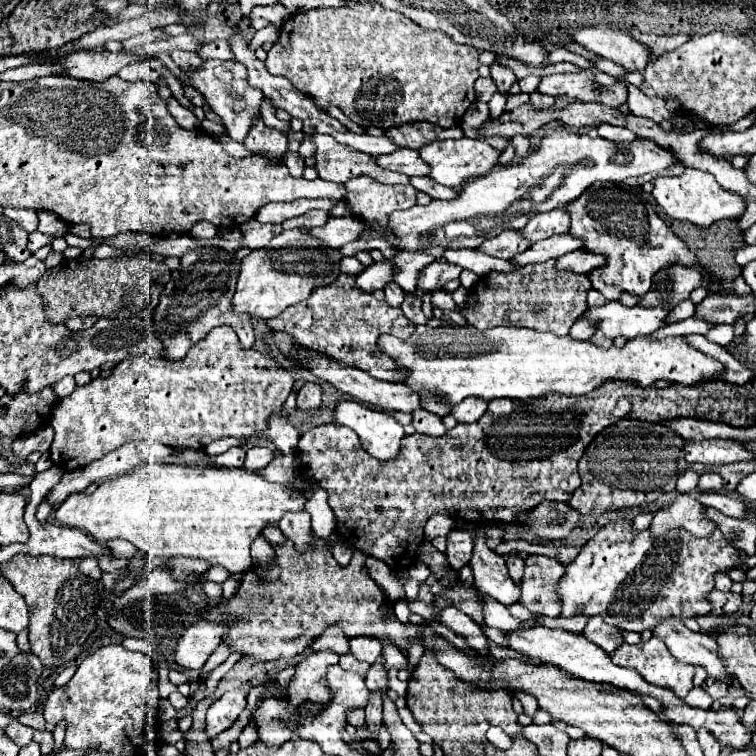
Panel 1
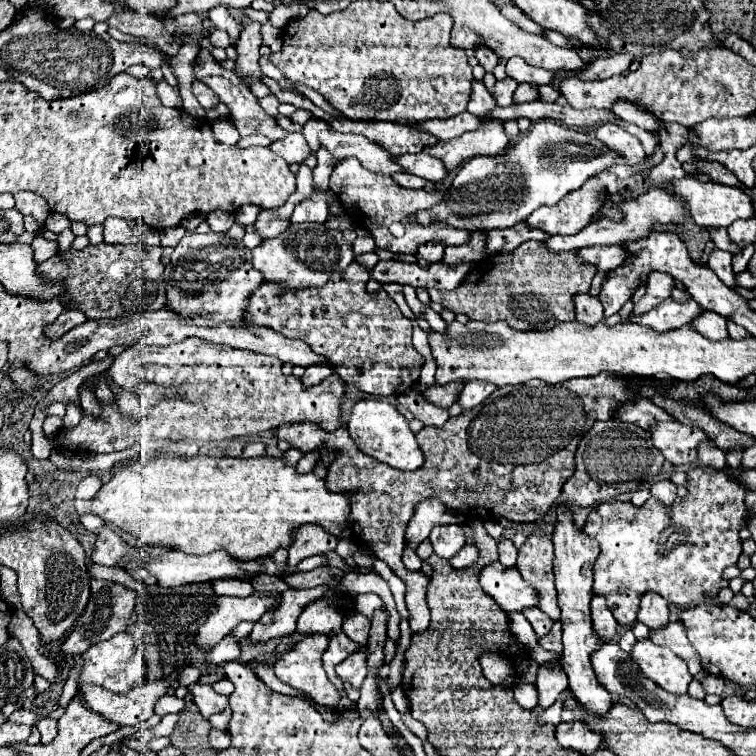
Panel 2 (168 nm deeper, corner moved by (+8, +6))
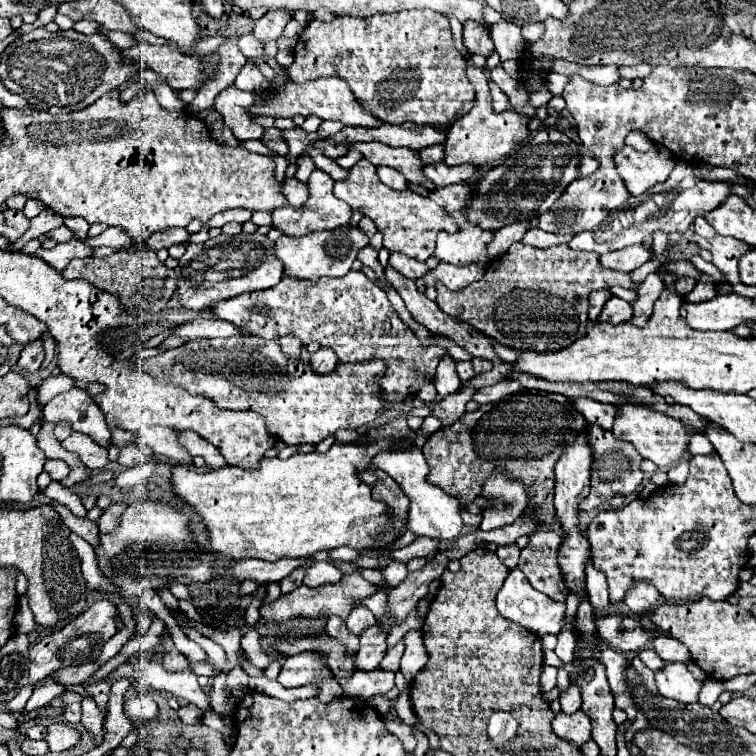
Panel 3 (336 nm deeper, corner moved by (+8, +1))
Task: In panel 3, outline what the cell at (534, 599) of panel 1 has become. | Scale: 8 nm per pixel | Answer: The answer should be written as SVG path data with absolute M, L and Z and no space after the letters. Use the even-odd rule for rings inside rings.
M540 529L530 537L530 543L522 549L518 569L526 575L534 589L542 591L554 601L564 601L568 597L562 585L562 575L556 565L558 545L562 543L560 531Z

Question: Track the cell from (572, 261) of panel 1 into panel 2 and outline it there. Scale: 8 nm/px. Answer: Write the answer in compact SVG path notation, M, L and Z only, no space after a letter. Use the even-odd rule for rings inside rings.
M588 246L588 248L582 248L578 256L584 262L594 264L598 270L610 272L612 268L618 268L628 254L626 254L626 248L620 248L620 246Z

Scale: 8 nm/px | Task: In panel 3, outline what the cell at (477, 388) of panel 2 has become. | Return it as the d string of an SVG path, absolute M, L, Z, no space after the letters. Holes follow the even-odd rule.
M508 379L508 381L500 381L492 387L482 387L474 393L472 401L476 401L478 405L484 405L484 403L494 403L494 401L502 401L506 399L508 395L516 393L516 391L522 391L522 385L514 379Z

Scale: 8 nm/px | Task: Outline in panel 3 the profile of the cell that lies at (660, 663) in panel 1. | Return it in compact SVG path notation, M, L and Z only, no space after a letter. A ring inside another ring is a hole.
M666 663L654 675L658 693L678 703L696 703L702 681L698 681L684 663Z

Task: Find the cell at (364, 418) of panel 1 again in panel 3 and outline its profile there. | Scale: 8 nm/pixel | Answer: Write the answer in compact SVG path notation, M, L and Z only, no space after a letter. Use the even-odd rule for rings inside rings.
M408 413L400 415L398 419L388 421L382 427L374 427L374 429L366 431L366 435L362 435L356 443L358 445L370 445L370 447L376 445L378 441L394 443L392 449L380 449L380 453L376 453L372 457L372 461L374 461L372 465L386 471L402 487L402 491L408 495L408 499L410 499L408 531L412 531L418 537L426 535L426 537L436 537L440 541L454 541L460 537L460 531L464 527L462 517L460 517L460 503L456 497L450 497L442 489L426 483L428 465L426 465L426 459L422 455L422 447L418 445L418 433L412 431L406 421L408 421Z

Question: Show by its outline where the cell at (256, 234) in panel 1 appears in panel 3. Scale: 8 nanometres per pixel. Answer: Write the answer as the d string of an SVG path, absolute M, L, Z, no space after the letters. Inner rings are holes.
M314 169L310 179L308 179L310 203L306 203L306 209L298 211L298 209L290 209L290 205L286 205L282 209L272 211L272 227L282 231L282 235L302 237L302 235L306 235L310 231L316 231L316 229L336 229L336 227L348 225L350 217L352 217L352 209L346 205L346 201L334 197L332 185L334 185L334 179L328 173L324 173L320 169Z

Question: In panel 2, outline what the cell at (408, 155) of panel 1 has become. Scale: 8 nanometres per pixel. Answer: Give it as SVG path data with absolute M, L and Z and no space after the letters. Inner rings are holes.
M420 152L420 154L404 154L404 156L398 156L396 160L398 160L398 164L406 172L416 174L416 176L422 176L424 180L430 180L434 184L442 182L448 176L446 168L442 168L442 160L436 160L434 156L430 156L426 152Z

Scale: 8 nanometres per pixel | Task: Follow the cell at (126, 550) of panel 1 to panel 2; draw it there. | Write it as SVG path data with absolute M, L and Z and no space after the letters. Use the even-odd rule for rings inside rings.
M92 514L80 516L80 522L84 524L86 530L90 530L90 532L94 532L94 534L98 534L98 532L102 530L102 526L104 526L104 520L98 518L98 516L92 516Z

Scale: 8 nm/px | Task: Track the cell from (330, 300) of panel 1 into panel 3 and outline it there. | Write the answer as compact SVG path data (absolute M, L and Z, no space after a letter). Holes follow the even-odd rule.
M354 269L338 279L324 277L318 285L294 277L282 277L272 289L232 297L230 301L216 305L212 313L232 325L240 325L240 329L250 329L250 335L262 339L294 335L304 345L318 341L322 349L332 349L338 355L338 363L382 359L386 371L378 385L382 387L382 399L390 403L400 403L402 399L416 395L424 383L430 383L440 357L446 353L432 341L418 341L392 309L386 293L362 271Z

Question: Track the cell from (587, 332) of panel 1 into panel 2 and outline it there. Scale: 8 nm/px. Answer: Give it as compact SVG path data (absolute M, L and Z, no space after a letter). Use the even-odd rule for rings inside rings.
M578 294L578 296L574 296L574 302L576 302L576 320L578 322L594 326L600 320L604 320L602 304L600 304L600 300L596 296Z

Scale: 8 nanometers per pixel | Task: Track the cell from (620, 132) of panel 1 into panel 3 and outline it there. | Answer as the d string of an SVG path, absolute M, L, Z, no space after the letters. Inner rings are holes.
M624 145L620 151L614 153L614 163L628 191L632 195L642 195L652 185L666 181L676 165L676 157L662 145L654 145L646 153Z

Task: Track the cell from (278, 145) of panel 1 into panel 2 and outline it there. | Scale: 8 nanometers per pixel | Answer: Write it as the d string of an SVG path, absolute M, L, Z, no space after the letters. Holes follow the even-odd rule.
M202 48L198 52L198 58L196 60L198 60L198 68L194 68L194 78L196 80L202 80L208 88L212 88L214 94L220 98L220 102L224 102L228 106L230 116L236 122L236 126L238 126L238 130L240 130L242 136L246 136L246 134L264 134L264 136L268 136L274 142L276 140L282 140L286 136L286 132L276 124L276 120L272 116L264 114L264 110L258 104L258 98L250 92L250 88L246 84L242 84L242 80L240 80L240 76L236 72L222 68L206 48ZM252 114L262 114L262 116L254 118Z

